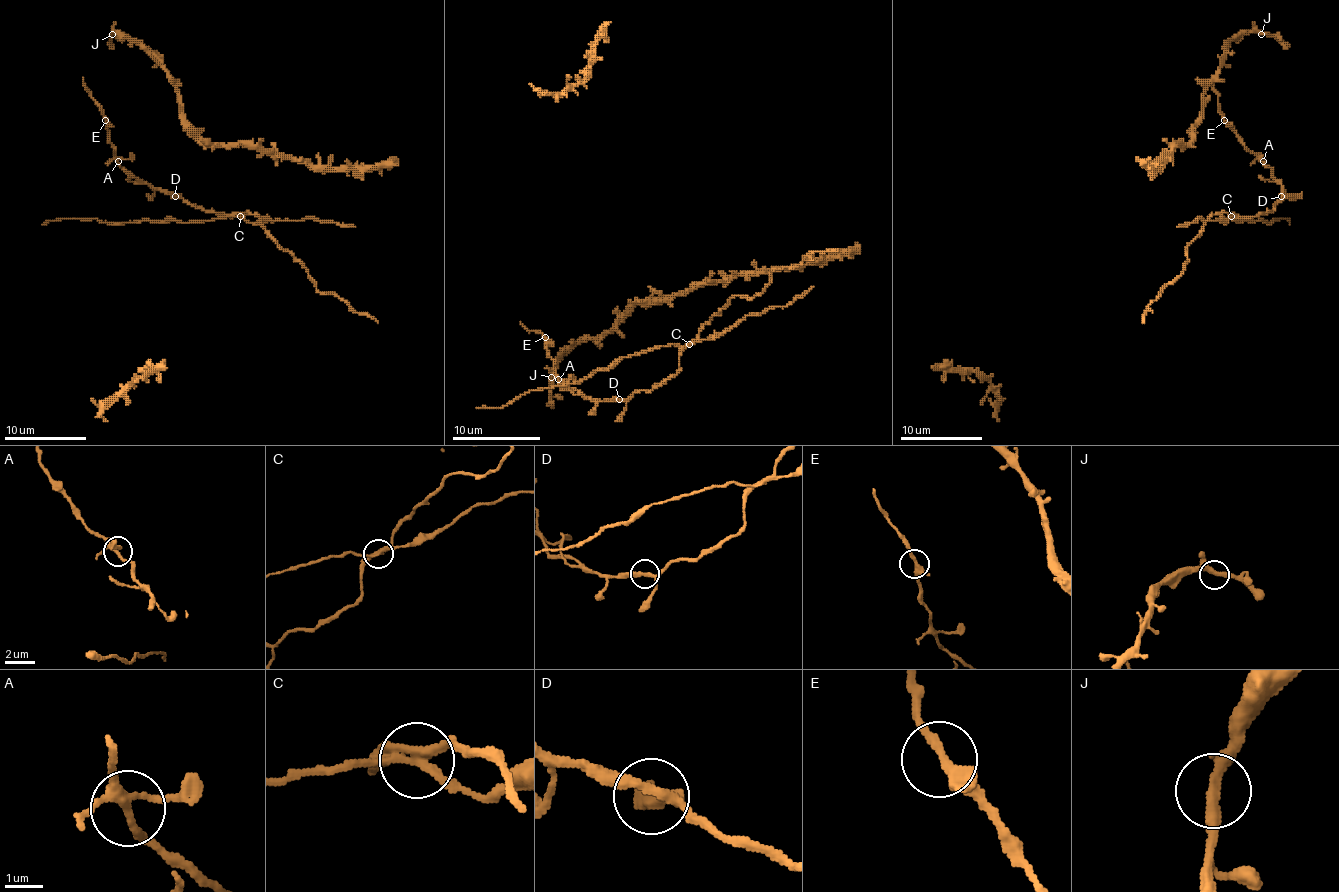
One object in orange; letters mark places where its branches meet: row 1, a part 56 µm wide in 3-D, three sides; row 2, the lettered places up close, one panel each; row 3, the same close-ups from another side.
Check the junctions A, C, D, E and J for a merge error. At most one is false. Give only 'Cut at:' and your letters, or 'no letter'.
Cut at: C

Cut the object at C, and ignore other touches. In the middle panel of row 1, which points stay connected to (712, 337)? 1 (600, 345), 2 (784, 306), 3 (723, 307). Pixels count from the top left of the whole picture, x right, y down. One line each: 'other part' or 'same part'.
1: other part
2: same part
3: other part

